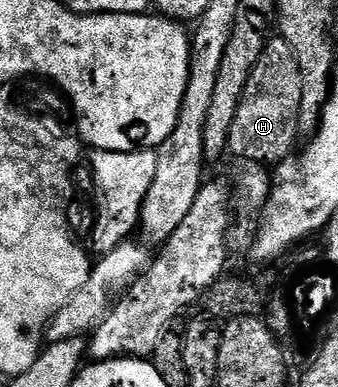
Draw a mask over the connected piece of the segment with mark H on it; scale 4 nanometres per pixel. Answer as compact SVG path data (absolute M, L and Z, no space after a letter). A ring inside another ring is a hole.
M281 38L267 40L230 127L229 151L234 151L239 161L263 166L277 166L291 159L295 155L294 143L298 140L298 123L302 120L302 100L302 75L292 46Z

